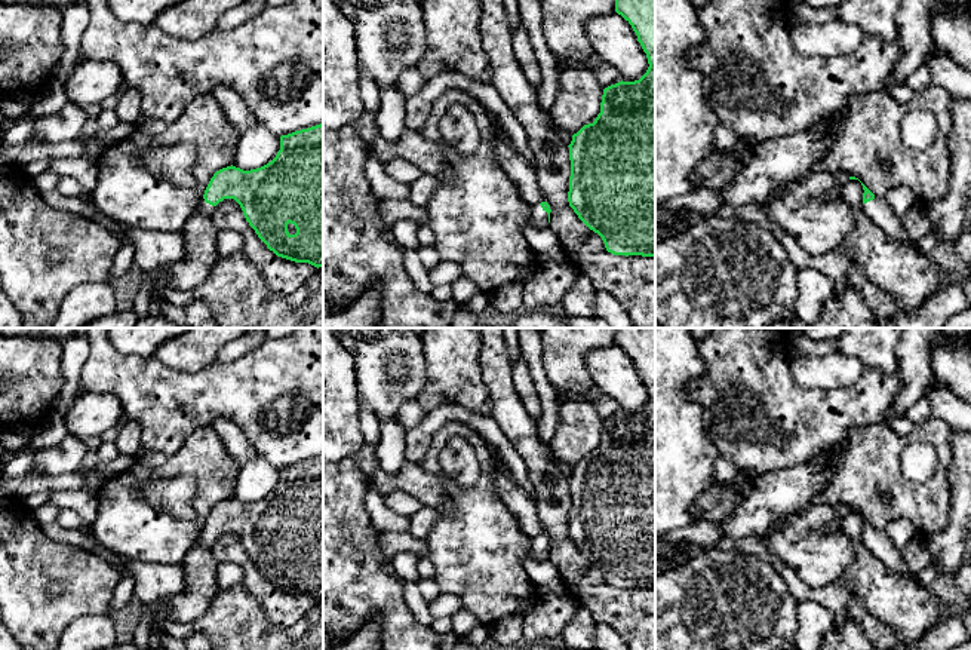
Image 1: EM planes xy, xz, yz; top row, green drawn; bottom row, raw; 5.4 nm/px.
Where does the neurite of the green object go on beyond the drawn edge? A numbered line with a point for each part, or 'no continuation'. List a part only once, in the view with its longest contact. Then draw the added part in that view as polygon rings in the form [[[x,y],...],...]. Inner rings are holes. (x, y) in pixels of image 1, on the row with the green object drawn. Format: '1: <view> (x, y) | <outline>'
1: xz (538, 218) | [[[540,203],[532,205],[531,208],[529,226],[537,227],[537,229],[544,229],[550,226],[549,214],[541,208]]]

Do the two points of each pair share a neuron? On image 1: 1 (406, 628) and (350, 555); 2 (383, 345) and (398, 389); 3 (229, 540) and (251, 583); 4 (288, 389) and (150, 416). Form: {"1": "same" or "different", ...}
{"1": "same", "2": "same", "3": "same", "4": "same"}

